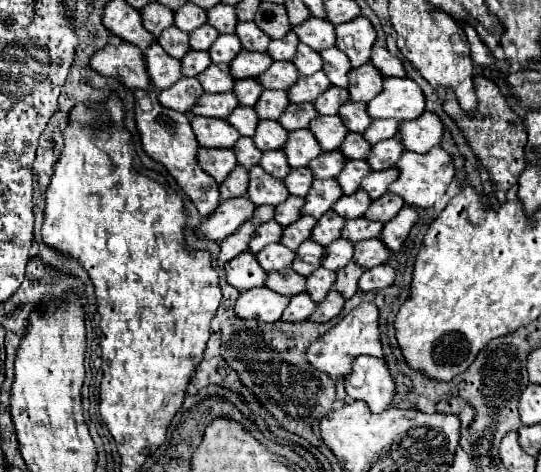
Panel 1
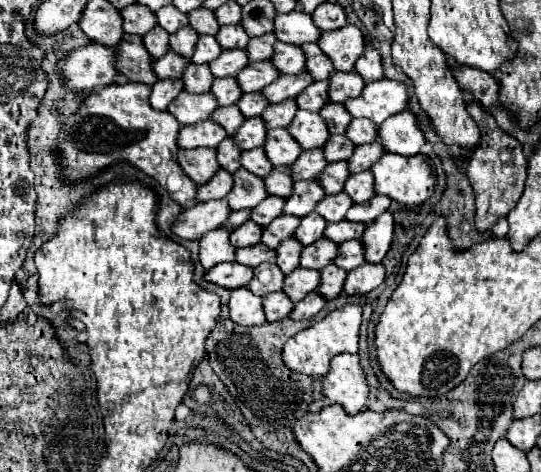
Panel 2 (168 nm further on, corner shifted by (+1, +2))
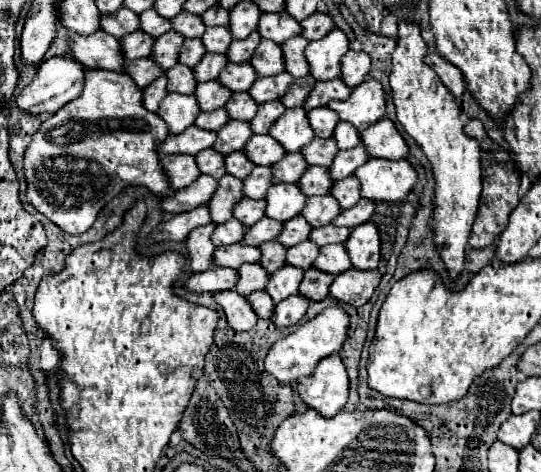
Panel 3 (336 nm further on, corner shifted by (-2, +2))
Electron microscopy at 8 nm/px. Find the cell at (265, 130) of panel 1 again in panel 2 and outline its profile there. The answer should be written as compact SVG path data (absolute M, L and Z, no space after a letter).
M248 118L242 122L242 126L234 132L232 140L242 150L252 150L262 146L262 140L266 138L266 126L262 118Z

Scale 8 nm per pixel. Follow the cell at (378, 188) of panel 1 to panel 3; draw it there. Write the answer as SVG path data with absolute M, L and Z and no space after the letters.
M355 176L337 180L331 188L331 194L339 200L341 208L351 208L361 200L361 182L355 180Z

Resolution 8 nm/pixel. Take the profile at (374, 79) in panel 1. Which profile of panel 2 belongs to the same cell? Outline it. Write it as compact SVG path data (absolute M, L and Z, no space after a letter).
M332 72L328 78L328 100L330 102L344 102L348 98L360 96L364 88L364 80L356 76L356 72Z

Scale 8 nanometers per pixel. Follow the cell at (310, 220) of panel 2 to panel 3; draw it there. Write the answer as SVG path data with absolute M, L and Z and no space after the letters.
M295 216L293 220L285 222L285 228L283 228L283 232L279 234L277 240L283 246L293 246L297 242L309 240L309 230L313 230L313 228L309 228L309 222L303 216Z

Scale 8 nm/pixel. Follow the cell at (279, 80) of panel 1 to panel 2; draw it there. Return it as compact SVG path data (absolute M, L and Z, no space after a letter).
M268 60L262 62L250 62L246 68L242 68L236 76L236 82L242 92L260 92L270 80L276 80L278 72Z

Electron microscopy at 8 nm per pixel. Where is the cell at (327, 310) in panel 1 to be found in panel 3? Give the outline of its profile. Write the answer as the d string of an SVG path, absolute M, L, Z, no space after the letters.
M301 294L289 296L287 300L283 300L283 302L279 302L275 306L275 324L279 324L279 326L297 324L305 316L309 304L311 302L305 300L305 296L301 296Z

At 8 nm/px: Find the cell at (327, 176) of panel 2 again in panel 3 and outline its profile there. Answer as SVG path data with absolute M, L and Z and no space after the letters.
M311 166L299 180L299 186L301 190L307 194L307 196L323 196L323 194L329 194L329 188L333 186L333 178L329 176L329 170L327 168L321 168L321 166Z

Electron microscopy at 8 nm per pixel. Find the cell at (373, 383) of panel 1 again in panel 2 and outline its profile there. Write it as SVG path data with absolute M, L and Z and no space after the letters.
M338 354L330 360L330 370L322 380L322 394L332 404L340 404L346 414L366 410L368 384L358 354Z

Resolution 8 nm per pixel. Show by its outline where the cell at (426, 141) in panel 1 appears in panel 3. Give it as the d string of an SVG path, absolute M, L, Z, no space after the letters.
M383 118L377 124L365 128L361 132L361 140L373 158L387 158L387 160L401 160L409 156L409 146L405 138L399 134L397 126Z

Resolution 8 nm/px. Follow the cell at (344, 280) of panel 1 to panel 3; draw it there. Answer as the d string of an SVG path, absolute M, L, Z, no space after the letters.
M311 268L305 272L299 292L309 300L323 300L329 296L329 288L331 288L333 280L335 280L335 274L327 274L317 268Z

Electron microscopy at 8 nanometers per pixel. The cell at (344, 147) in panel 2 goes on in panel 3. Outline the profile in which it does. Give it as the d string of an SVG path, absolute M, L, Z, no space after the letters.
M315 138L311 144L303 146L303 156L311 166L331 166L333 156L339 152L337 142L333 138Z

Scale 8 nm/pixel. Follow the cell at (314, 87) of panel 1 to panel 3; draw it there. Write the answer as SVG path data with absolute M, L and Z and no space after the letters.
M287 72L283 74L277 74L277 76L271 76L271 78L257 78L255 84L251 86L249 94L253 96L253 100L257 104L263 104L263 102L275 102L275 100L281 100L281 96L295 84L295 78L289 76Z

